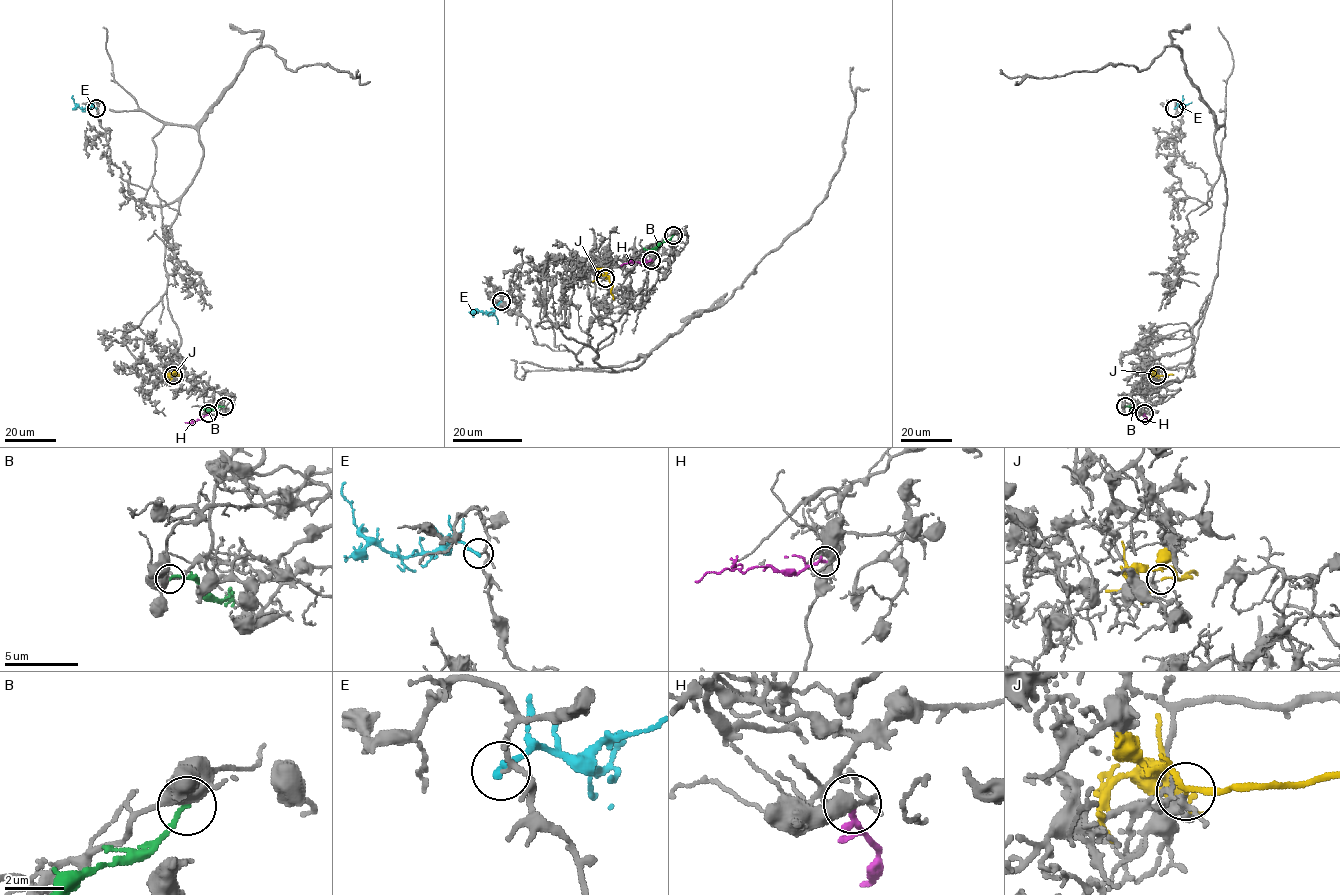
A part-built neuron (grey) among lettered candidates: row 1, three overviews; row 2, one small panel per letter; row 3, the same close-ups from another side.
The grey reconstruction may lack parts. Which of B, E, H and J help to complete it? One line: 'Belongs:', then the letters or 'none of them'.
Belongs: none of them

